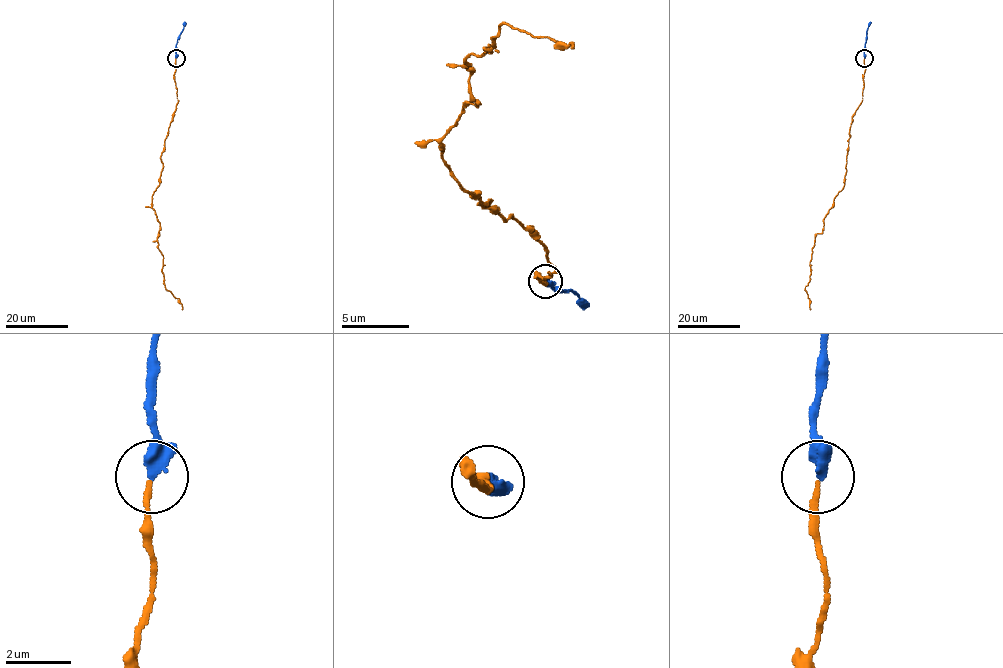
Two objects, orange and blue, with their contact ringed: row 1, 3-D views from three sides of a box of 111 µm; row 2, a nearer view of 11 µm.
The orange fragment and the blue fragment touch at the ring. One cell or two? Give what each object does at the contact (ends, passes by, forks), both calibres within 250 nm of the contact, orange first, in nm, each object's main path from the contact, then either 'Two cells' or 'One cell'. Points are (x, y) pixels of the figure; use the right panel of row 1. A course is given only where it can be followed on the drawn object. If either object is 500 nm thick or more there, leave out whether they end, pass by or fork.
At the ring orange ends. At the ring blue passes by. Thickness 150 nm (orange) against 340 nm. Course of orange: (864, 58), (861, 103), (849, 129), (844, 186), (815, 238), (804, 289), (810, 310). Course of blue: (864, 58), (866, 31), (871, 22). One cell

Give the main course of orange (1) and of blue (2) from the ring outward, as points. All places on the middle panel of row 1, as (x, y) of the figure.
1: (546, 282), (556, 268), (529, 228), (479, 204), (442, 140), (475, 107), (465, 59), (499, 26), (573, 46)
2: (546, 282), (553, 288), (570, 288), (587, 309)

